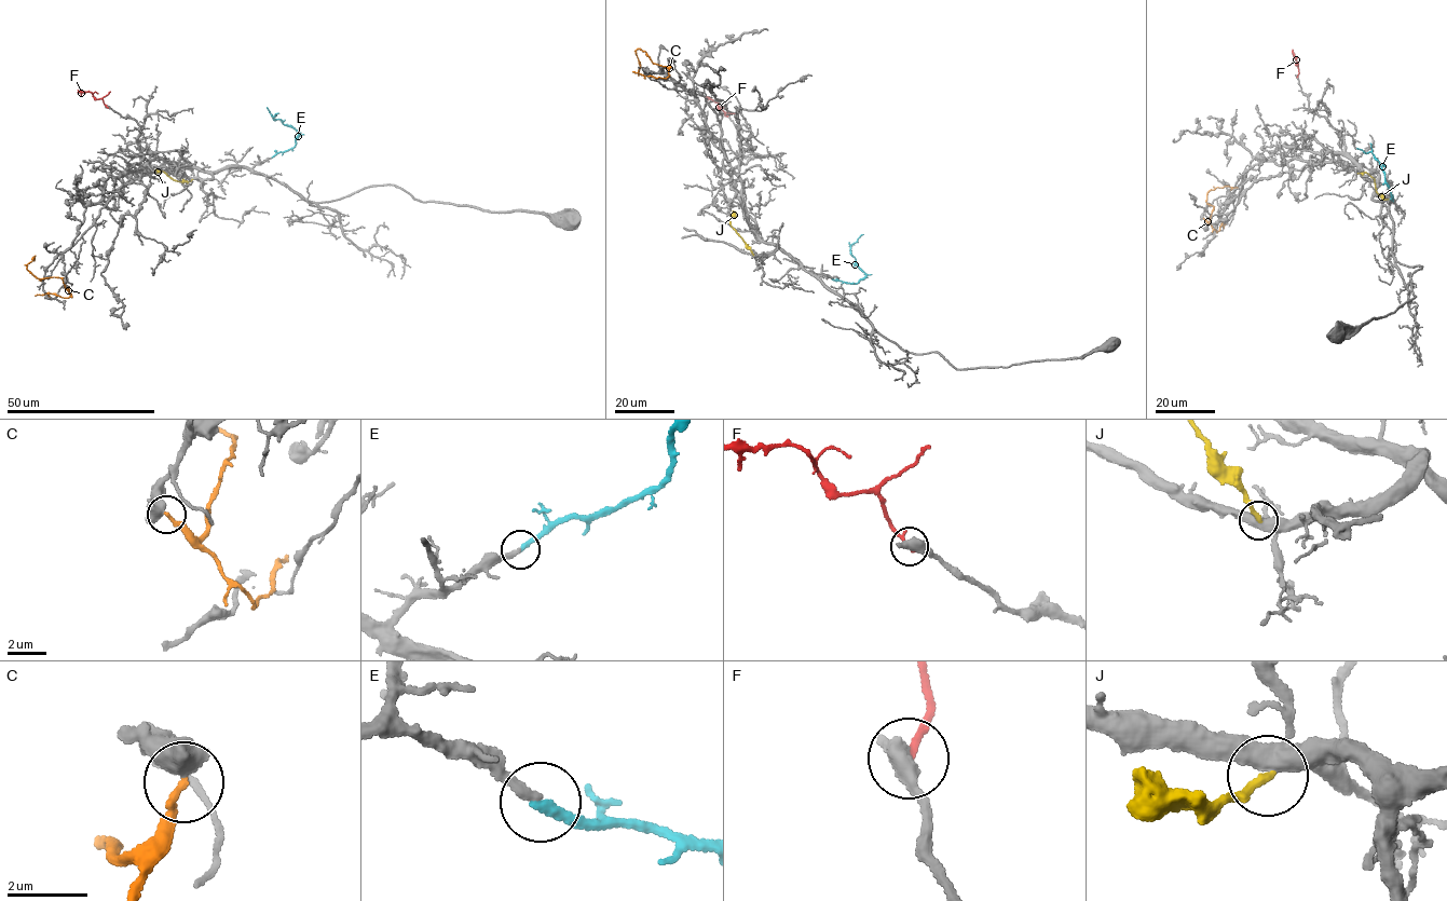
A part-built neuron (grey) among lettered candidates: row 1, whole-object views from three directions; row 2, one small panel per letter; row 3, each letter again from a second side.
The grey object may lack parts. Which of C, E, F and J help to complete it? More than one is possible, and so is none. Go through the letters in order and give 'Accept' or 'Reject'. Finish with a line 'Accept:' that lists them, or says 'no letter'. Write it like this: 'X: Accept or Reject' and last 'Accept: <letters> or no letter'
C: Reject
E: Accept
F: Reject
J: Reject
Accept: E

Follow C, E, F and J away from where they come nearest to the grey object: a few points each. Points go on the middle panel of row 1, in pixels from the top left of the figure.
C: (672, 63), (668, 67), (658, 65), (644, 51), (637, 49), (638, 76)
E: (833, 278), (854, 283), (867, 275), (857, 265), (850, 250), (850, 246), (863, 234)
F: (727, 115), (717, 101), (707, 96)
J: (753, 255), (731, 226), (733, 210)

